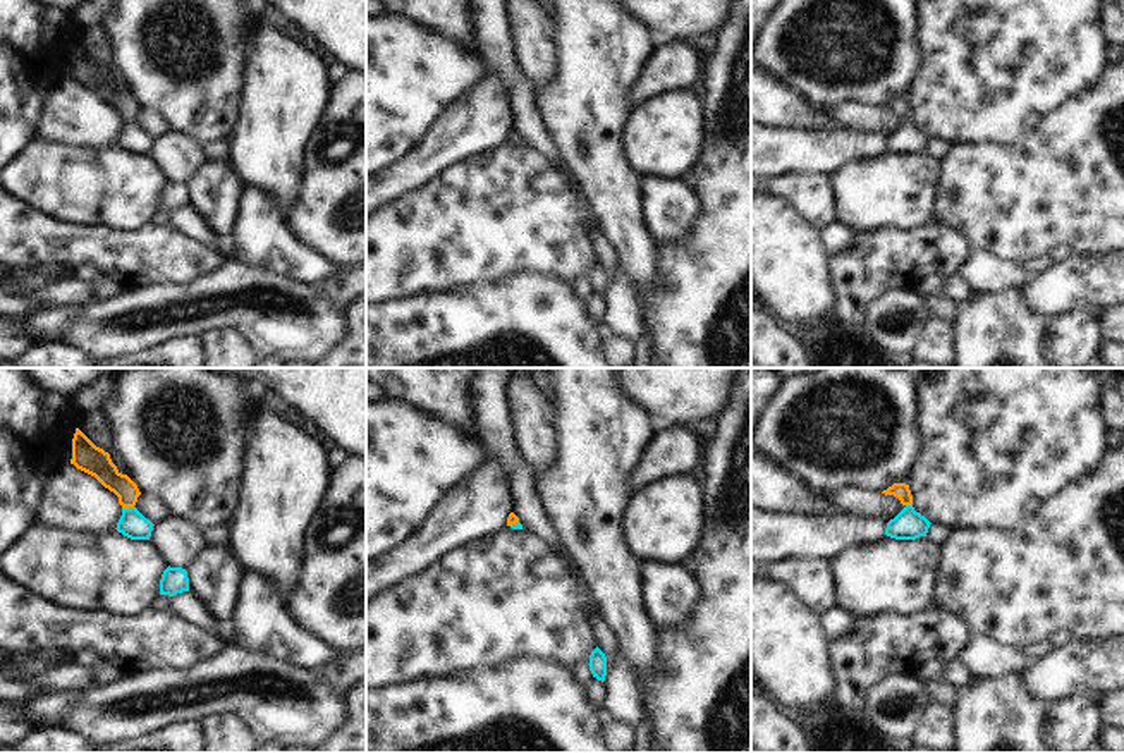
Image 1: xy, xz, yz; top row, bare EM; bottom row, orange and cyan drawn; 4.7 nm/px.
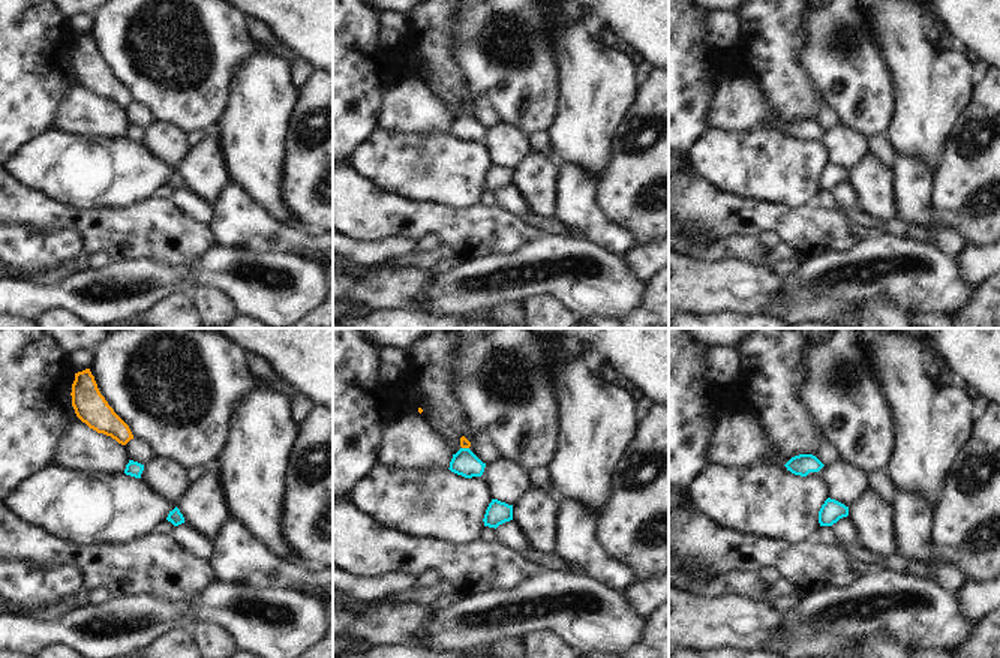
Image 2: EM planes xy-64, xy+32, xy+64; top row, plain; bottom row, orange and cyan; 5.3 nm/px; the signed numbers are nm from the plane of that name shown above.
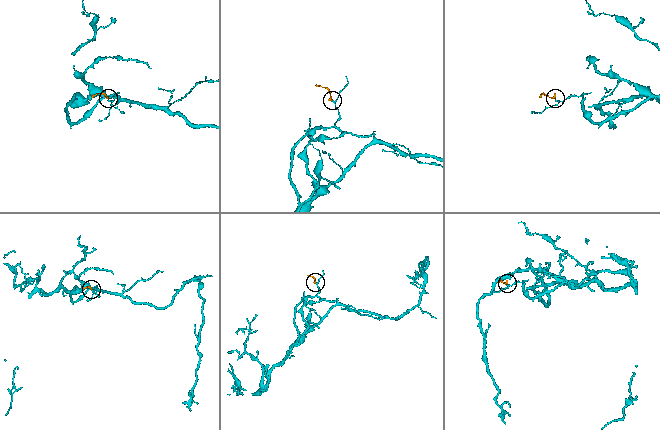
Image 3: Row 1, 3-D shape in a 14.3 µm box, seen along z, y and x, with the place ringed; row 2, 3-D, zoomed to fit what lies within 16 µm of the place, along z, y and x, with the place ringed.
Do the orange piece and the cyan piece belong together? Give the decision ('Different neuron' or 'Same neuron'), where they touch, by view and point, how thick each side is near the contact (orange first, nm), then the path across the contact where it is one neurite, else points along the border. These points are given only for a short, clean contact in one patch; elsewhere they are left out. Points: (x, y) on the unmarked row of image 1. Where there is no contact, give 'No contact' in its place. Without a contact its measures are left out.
Same neuron. Touches orange at xy (128, 121). Thickness 130 nm (orange) against 130 nm. Path across: xy (97, 78), (128, 109), (128, 121), (133, 140).

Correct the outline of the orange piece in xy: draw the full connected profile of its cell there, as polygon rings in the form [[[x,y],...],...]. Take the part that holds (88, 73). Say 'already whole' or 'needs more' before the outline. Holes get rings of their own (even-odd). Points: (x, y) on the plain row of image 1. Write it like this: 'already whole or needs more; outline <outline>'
needs more; outline [[[76,43],[72,53],[70,79],[95,91],[119,112],[122,120],[122,131],[115,143],[119,148],[131,155],[150,155],[155,139],[134,122],[141,110],[137,100],[127,89],[122,89],[110,69],[96,62],[79,43]]]

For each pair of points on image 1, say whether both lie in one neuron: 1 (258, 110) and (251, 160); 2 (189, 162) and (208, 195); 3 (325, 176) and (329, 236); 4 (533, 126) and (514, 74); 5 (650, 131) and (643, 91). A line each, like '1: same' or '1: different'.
1: same
2: different
3: same
4: same
5: different

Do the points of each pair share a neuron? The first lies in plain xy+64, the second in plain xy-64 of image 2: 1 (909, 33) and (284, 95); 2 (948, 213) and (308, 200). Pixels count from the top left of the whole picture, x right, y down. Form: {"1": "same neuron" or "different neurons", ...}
{"1": "same neuron", "2": "same neuron"}

